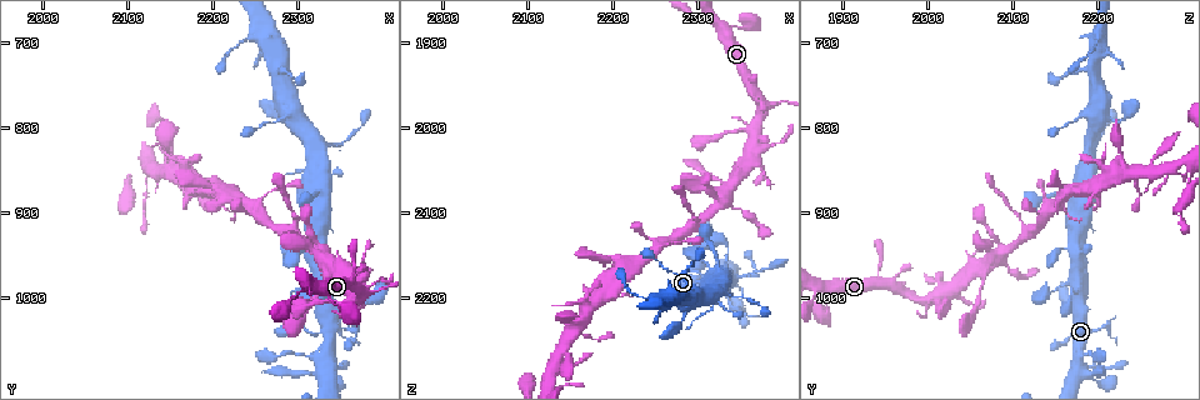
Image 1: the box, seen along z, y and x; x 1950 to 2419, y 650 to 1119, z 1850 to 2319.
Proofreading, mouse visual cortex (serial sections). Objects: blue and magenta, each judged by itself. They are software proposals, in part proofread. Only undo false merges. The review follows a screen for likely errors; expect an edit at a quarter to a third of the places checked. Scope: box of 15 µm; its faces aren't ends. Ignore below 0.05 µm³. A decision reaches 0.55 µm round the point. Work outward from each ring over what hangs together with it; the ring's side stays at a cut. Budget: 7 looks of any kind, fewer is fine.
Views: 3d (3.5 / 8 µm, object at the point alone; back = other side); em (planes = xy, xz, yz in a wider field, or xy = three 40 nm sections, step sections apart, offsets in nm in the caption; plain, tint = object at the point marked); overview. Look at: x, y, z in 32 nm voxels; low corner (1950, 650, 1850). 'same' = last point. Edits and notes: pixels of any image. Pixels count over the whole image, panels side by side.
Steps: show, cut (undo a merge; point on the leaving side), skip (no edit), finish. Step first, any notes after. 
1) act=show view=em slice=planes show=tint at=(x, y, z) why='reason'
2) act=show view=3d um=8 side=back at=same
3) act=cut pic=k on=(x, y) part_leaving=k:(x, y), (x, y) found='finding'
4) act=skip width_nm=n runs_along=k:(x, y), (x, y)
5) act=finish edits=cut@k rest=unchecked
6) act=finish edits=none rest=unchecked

act=show view=3d um=8 at=(2365, 995, 2020) why='arms part here'

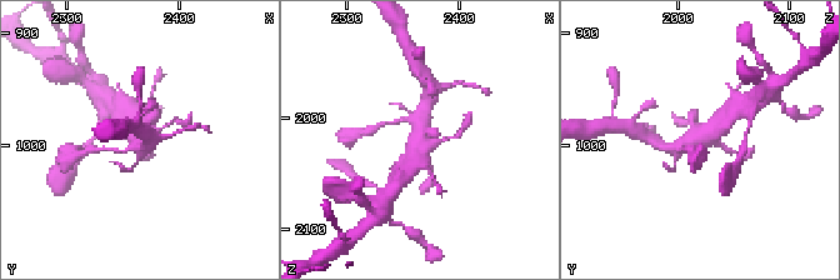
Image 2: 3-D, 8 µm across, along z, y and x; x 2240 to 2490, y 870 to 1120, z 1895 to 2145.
act=show view=3d um=3.5 side=back at=(2364, 996, 2016) why='zoom in'

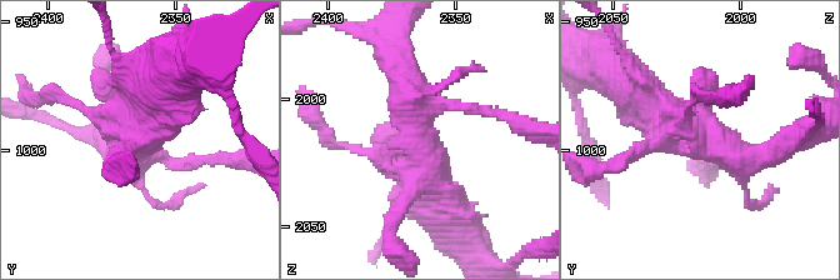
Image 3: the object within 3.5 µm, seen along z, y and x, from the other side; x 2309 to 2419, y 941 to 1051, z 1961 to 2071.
act=show view=em slice=planes show=tint at=(2364, 995, 2016)

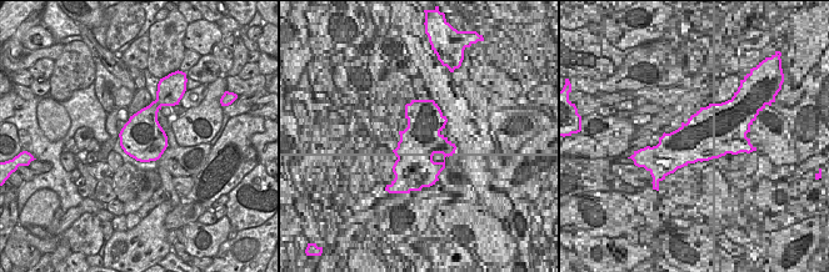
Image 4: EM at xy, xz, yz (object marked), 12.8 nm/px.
act=skip runs_along=3:(768, 154), (688, 135), (636, 89) found='all the same cell'

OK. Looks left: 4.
act=show view=3d um=3.5 at=(2325, 985, 1880)

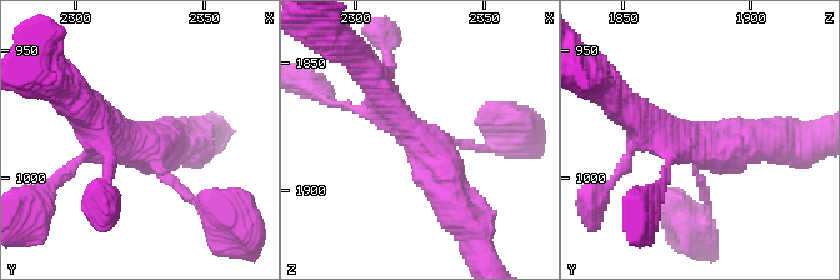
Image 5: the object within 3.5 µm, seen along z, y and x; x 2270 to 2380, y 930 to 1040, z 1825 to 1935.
act=show view=em slice=planes show=tint at=(2328, 989, 1884)

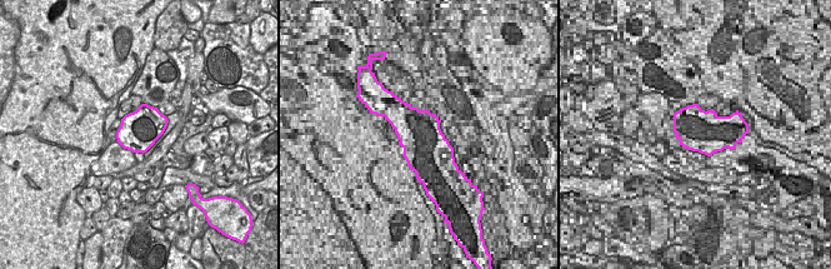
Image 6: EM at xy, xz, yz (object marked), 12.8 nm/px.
act=skip width_nm=500 runs_along=5:(471, 224), (429, 148), (360, 109) found='all the same cell'

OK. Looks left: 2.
act=show view=3d um=3.5 at=(2180, 875, 2250) why='thin neck'

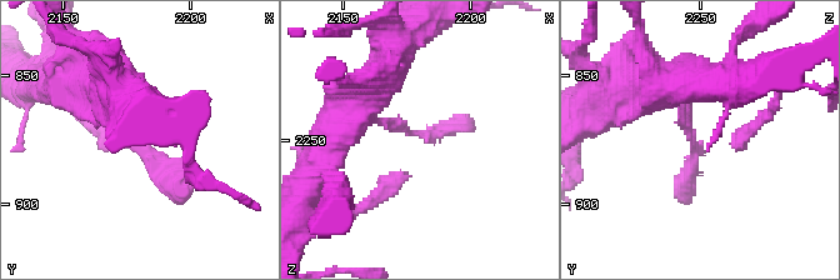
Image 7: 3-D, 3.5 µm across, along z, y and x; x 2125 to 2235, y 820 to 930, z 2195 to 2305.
act=show view=em slice=xy step=1 show=tint at=(2181, 876, 2249) why='now the EM'

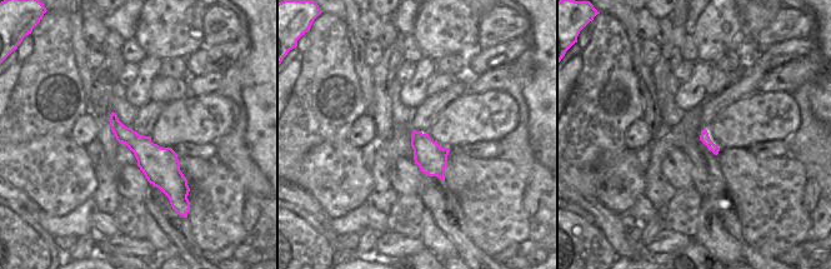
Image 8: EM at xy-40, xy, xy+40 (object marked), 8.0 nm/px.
act=skip runs_along=7:(75, 80), (179, 203) found='all the same cell'

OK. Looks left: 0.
act=finish edits=none rest=unchecked

